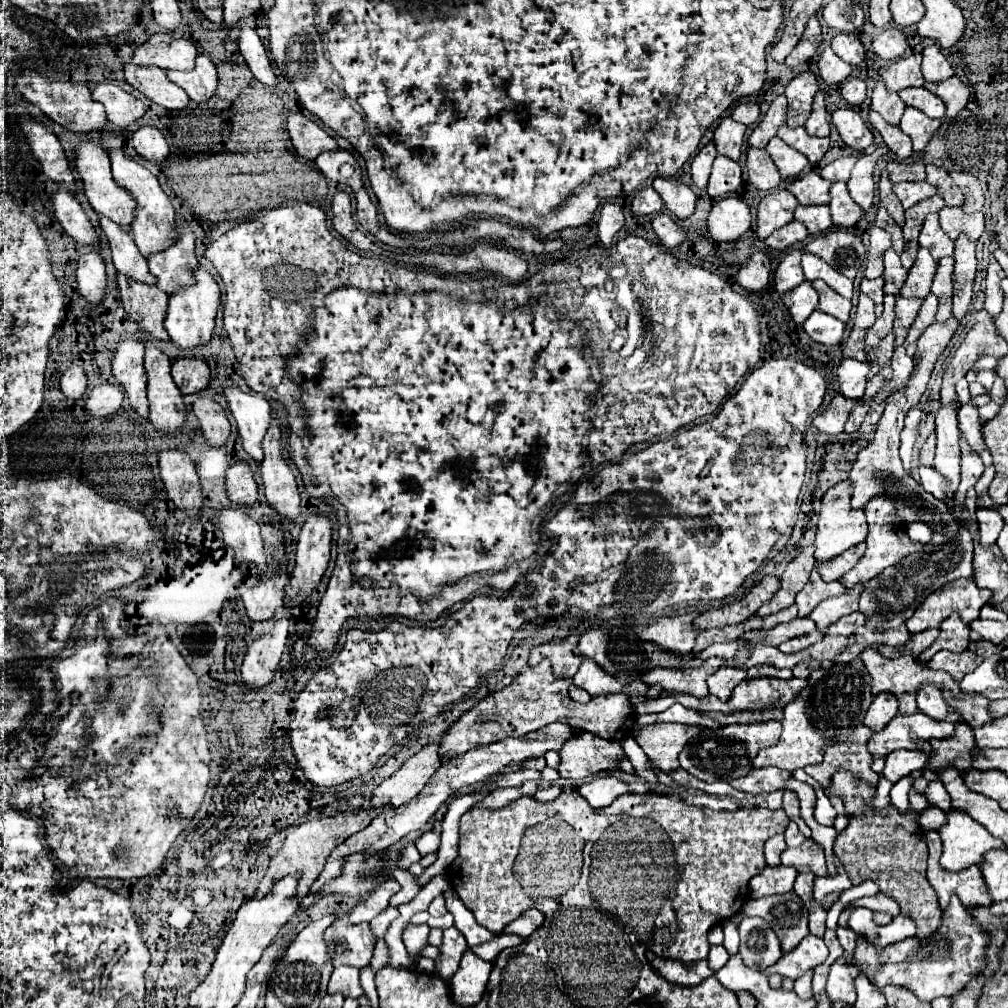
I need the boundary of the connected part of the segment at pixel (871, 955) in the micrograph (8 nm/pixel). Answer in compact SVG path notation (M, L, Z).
M953 896L949 910L943 912L941 934L929 936L921 942L917 942L915 938L905 938L903 942L889 944L881 956L875 952L871 942L861 938L853 954L853 964L869 978L873 978L879 988L887 984L907 986L917 994L919 1000L931 1002L939 996L957 996L973 978L977 978L983 972L983 966L987 964L985 952L989 940L991 934L987 934L981 928L981 924L977 924L977 920L973 920L973 916L967 914L963 904L959 904L959 898Z

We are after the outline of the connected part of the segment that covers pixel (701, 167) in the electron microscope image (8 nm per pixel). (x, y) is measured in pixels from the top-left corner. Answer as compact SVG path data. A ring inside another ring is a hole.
M709 142L707 146L703 146L697 156L693 158L691 162L691 178L695 182L697 188L705 190L707 188L707 182L709 182L709 174L711 174L711 166L713 166L713 160L717 156L717 150L713 146L713 142Z

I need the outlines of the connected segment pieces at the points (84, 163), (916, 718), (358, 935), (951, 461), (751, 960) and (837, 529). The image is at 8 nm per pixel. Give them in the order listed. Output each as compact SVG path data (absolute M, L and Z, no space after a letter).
M85 140L75 150L75 168L81 174L83 190L85 190L85 196L89 200L89 204L93 206L93 210L97 214L103 214L103 216L111 218L113 222L117 222L119 226L123 226L127 230L127 224L131 224L131 208L135 208L135 202L131 200L131 196L127 196L127 192L123 192L123 188L119 188L115 184L115 180L111 176L111 166L109 166L107 152L95 140Z
M915 712L915 714L909 714L909 716L897 714L881 732L873 734L873 738L869 742L869 752L873 756L887 756L893 750L901 750L901 748L905 748L905 750L917 750L919 742L915 738L925 740L925 742L929 742L931 738L949 738L949 736L955 734L955 726L959 722L959 718L955 718L955 716L961 716L961 714L951 714L947 720L933 720L933 718L925 716L923 712Z
M341 916L327 928L325 940L329 944L329 952L333 958L333 966L353 966L365 968L371 962L375 950L375 934L369 924L351 924L347 916Z
M953 404L941 406L935 418L935 430L937 430L937 452L935 452L935 468L951 480L951 500L949 506L953 506L953 492L959 486L959 462L961 462L961 448L959 438L961 432L957 428L957 408Z
M743 918L739 924L739 934L741 934L739 954L749 968L765 970L783 956L781 944L765 920Z
M839 482L833 488L829 488L821 500L819 510L819 524L817 524L817 538L815 538L815 560L817 564L831 562L851 546L857 546L867 536L867 522L863 510L853 510L849 506L851 500L851 482Z

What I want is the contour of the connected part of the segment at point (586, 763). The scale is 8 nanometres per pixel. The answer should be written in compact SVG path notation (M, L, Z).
M583 732L579 738L571 738L561 752L561 766L557 768L561 778L583 780L601 772L619 770L625 752L619 742L603 740Z

